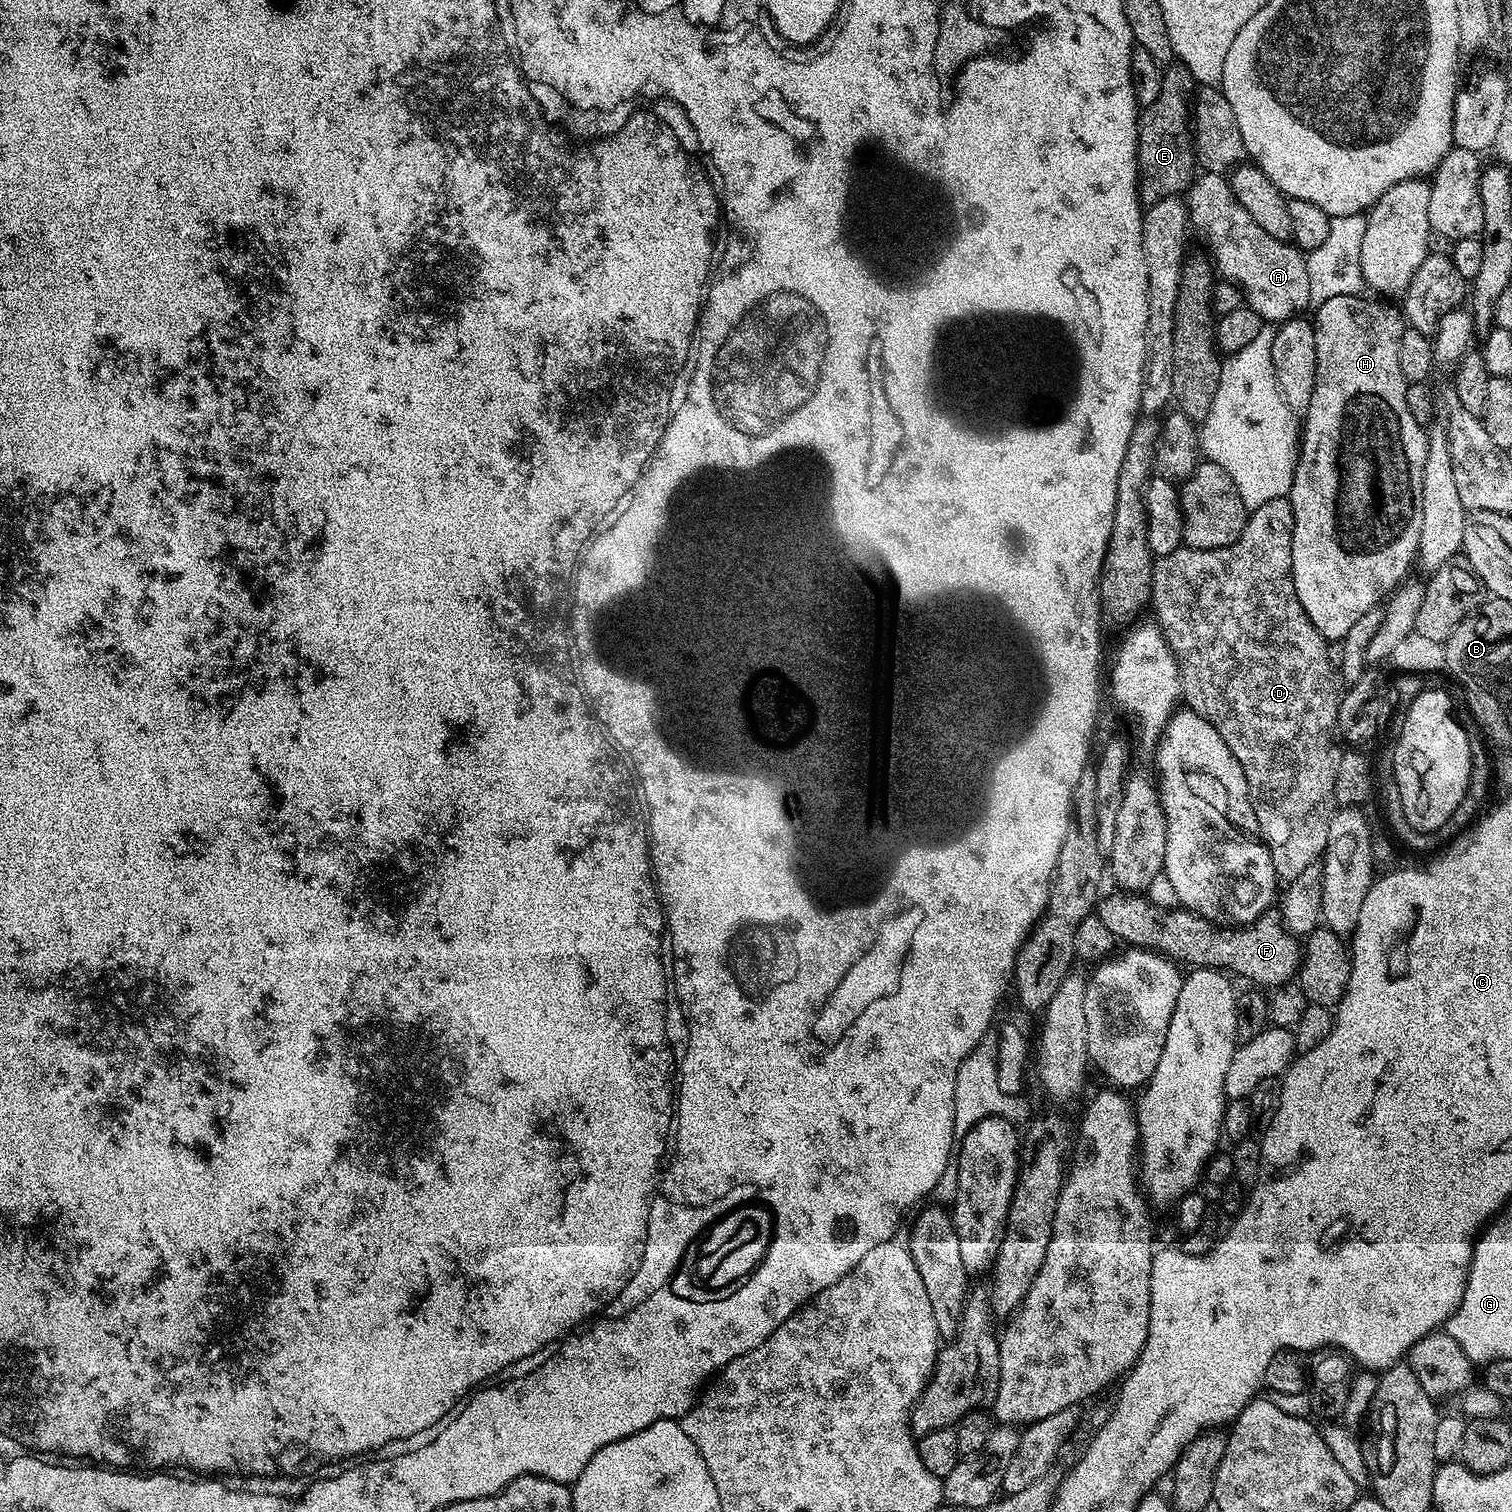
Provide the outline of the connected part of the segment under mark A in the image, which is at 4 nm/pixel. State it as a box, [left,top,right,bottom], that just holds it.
[1186,171,1312,322]

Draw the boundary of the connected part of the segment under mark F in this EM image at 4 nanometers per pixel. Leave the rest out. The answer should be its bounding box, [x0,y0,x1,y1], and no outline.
[1094,891,1302,989]

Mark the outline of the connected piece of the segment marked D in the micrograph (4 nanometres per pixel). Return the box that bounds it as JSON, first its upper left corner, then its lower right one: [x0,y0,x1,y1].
[1150,496,1342,882]

